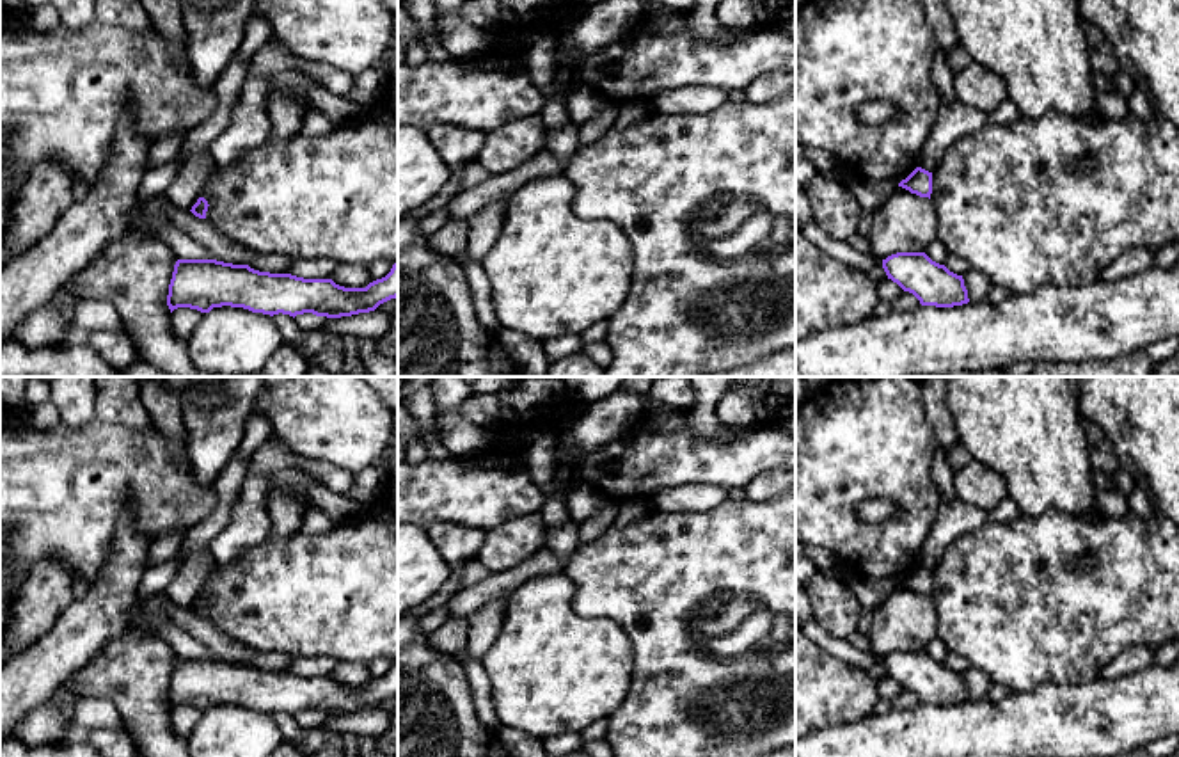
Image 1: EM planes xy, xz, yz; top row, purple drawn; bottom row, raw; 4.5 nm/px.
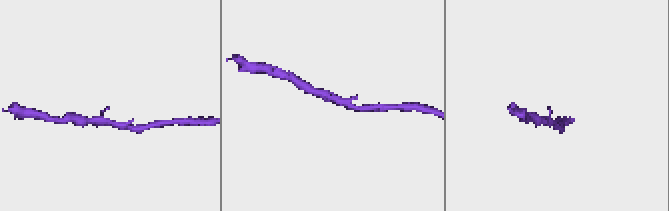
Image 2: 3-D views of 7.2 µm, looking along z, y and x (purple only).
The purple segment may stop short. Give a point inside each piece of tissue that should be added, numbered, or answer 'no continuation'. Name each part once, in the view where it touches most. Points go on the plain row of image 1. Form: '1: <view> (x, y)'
no continuation

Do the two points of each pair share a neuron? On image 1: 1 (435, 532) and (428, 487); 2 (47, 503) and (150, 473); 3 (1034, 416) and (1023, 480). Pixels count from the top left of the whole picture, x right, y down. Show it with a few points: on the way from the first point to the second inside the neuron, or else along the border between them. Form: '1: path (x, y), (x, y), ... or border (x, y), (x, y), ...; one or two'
1: border (474, 526), (432, 523), (425, 528); two
2: path (71, 486), (94, 484), (105, 473), (125, 473); one
3: path (1034, 432), (1032, 464); one

